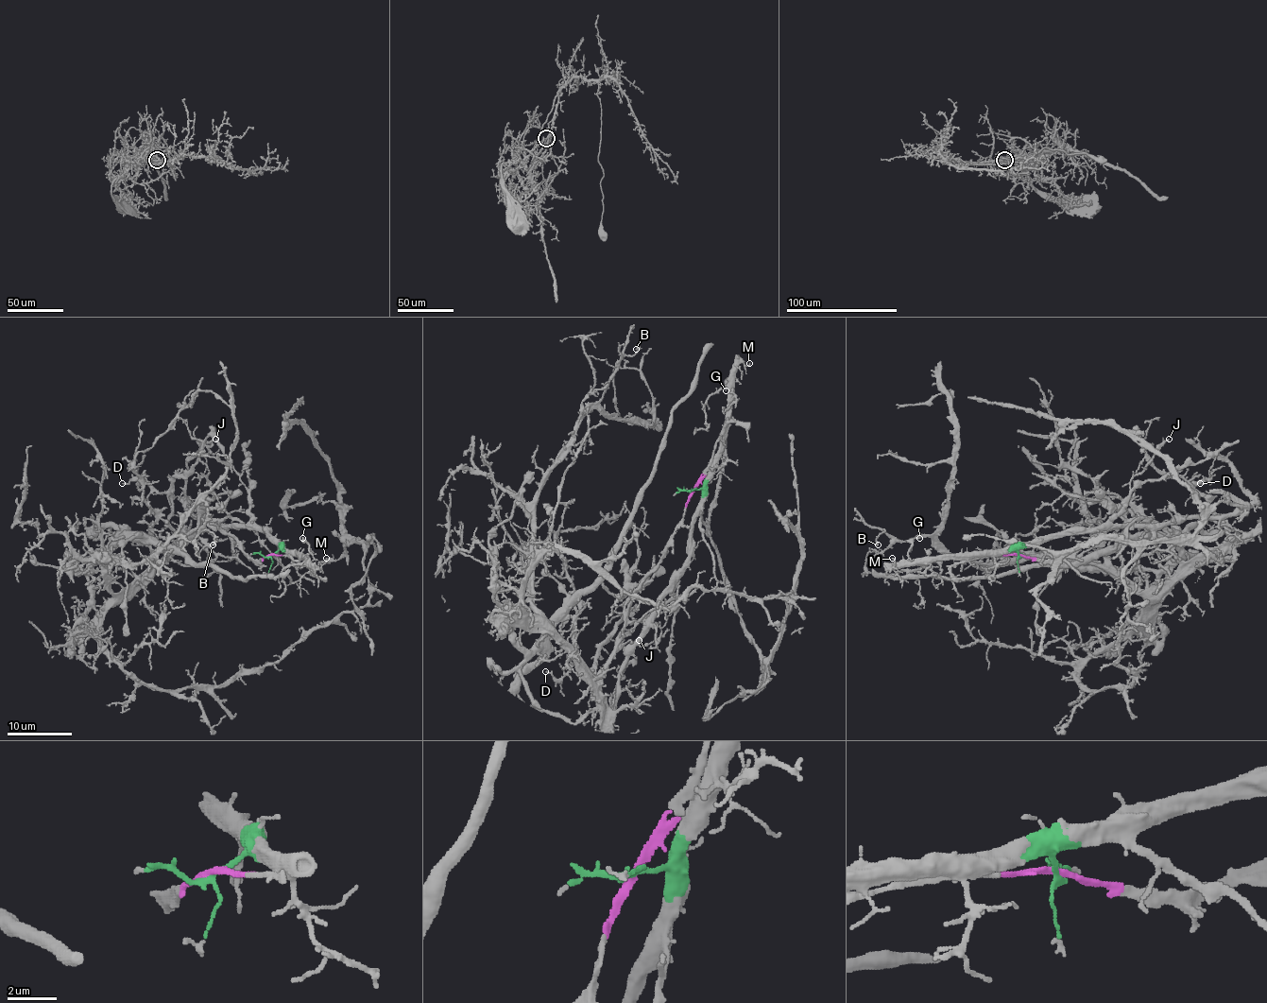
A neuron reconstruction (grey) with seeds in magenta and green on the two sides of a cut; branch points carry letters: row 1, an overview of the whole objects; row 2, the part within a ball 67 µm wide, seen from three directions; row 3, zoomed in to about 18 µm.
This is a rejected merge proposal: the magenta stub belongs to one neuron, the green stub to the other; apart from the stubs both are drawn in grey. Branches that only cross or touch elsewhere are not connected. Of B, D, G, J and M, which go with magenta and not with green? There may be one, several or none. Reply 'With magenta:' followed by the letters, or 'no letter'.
With magenta: B, D

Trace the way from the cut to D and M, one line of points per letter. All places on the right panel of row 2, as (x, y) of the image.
D: (1019, 555), (1063, 559), (1135, 519), (1218, 547), (1225, 530), (1193, 490), (1208, 480), (1200, 483)
M: (1019, 555), (1014, 550), (901, 560), (892, 568), (892, 559)

